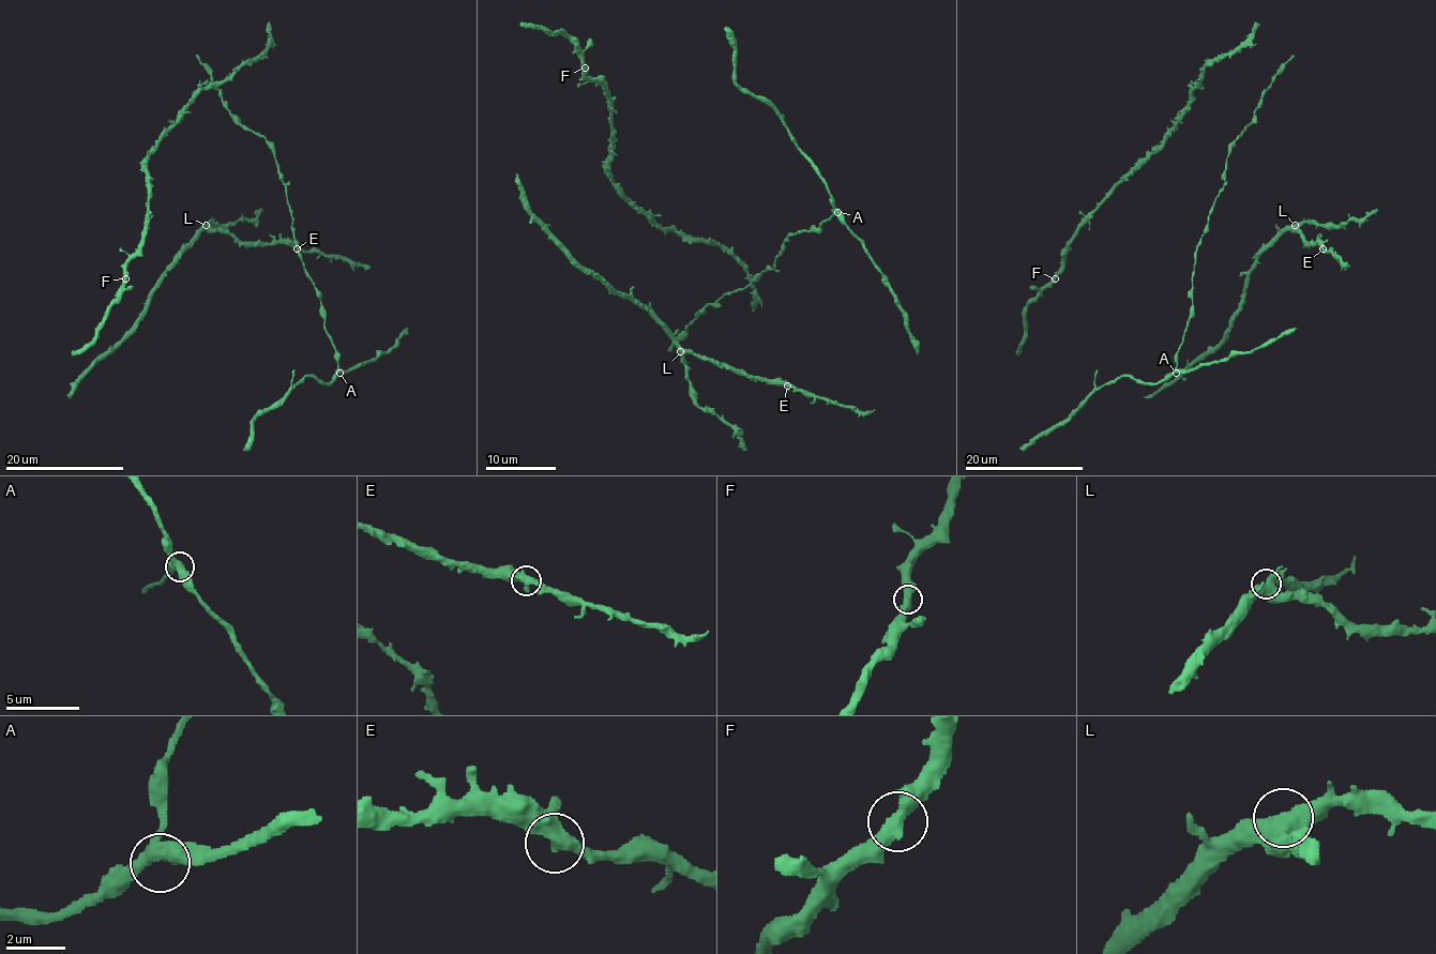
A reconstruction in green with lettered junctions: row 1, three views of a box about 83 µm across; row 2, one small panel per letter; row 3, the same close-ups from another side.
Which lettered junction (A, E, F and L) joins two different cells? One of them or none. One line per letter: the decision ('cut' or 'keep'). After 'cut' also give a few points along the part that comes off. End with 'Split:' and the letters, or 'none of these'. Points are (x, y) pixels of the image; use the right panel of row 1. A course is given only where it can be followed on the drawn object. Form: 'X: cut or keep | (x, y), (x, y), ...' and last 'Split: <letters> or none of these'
A: keep
E: keep
F: keep
L: keep
Split: none of these

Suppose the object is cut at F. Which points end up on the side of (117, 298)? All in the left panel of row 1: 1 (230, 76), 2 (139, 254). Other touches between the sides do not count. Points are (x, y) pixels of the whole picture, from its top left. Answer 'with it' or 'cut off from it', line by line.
1: cut off from it
2: cut off from it

